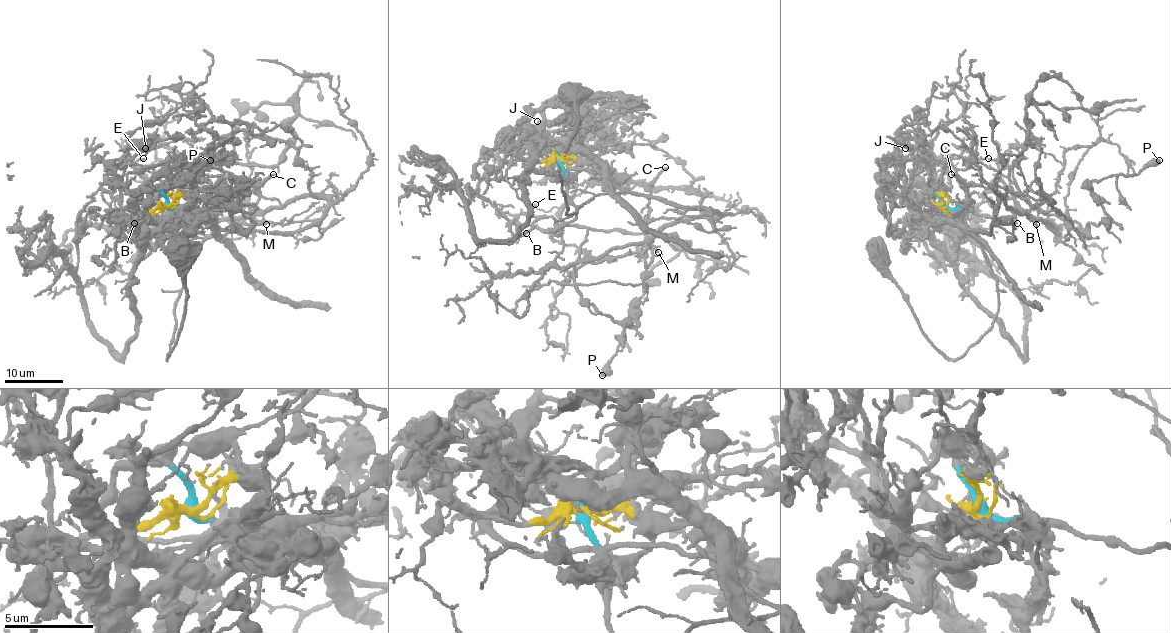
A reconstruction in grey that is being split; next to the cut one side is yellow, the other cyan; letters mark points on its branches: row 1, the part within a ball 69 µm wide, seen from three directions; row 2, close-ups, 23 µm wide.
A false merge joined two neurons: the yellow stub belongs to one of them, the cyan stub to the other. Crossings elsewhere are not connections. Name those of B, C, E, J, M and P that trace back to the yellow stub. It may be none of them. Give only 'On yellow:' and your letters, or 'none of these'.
On yellow: J

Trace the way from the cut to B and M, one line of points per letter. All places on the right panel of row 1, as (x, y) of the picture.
B: (942, 206), (970, 209), (999, 219), (1009, 218), (1015, 212), (1014, 195), (1000, 180), (1016, 202), (1016, 224)
M: (942, 206), (1009, 218), (1015, 212), (1012, 196), (1025, 211), (1051, 225), (1031, 219), (1028, 212), (1035, 224)

